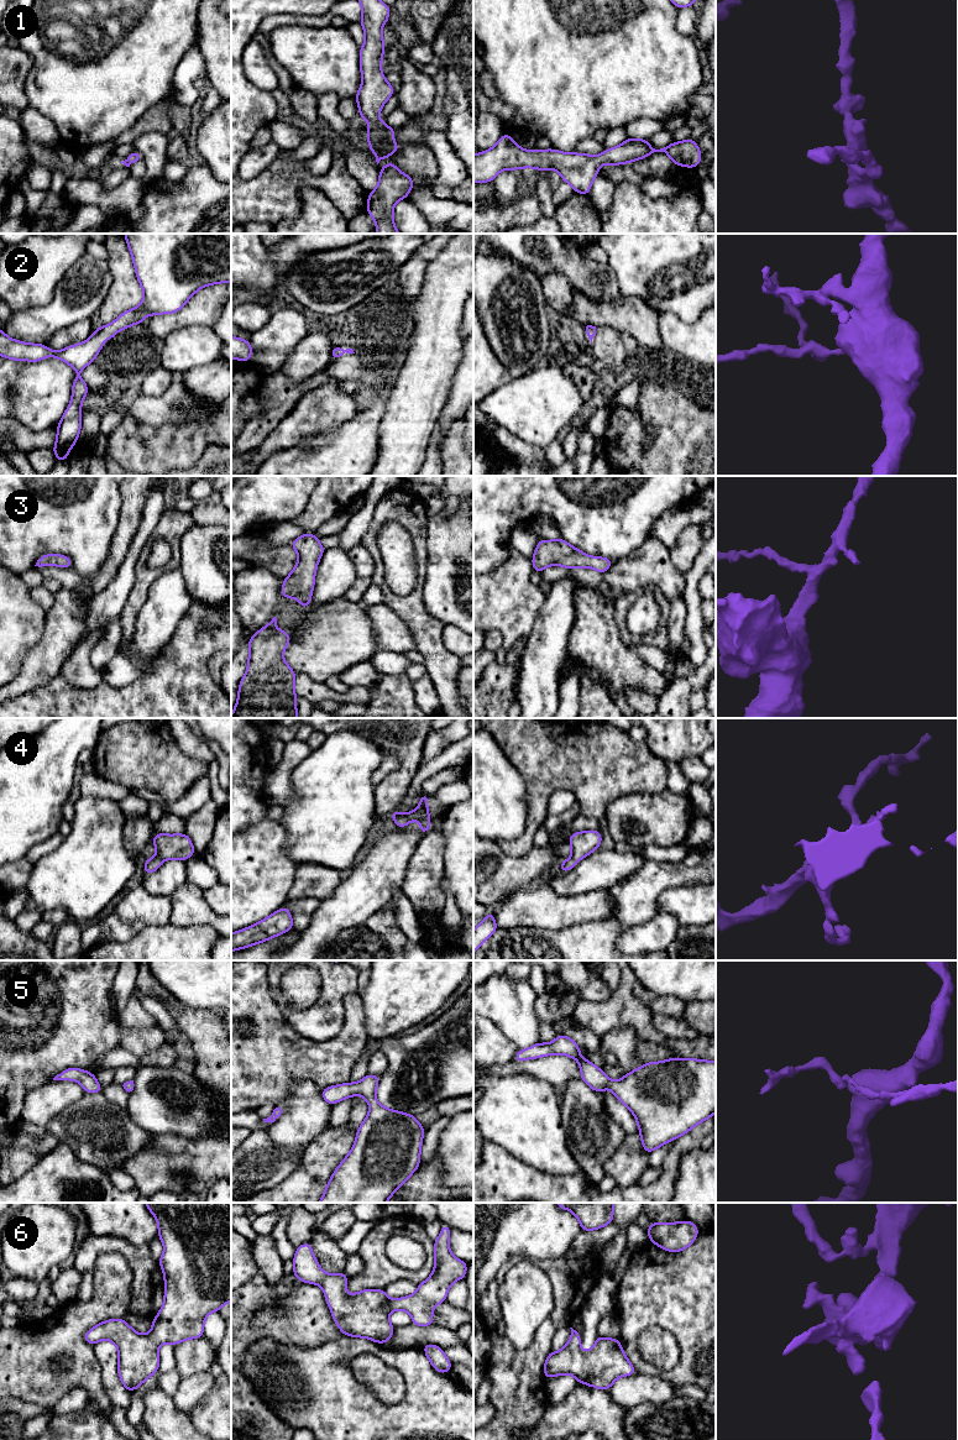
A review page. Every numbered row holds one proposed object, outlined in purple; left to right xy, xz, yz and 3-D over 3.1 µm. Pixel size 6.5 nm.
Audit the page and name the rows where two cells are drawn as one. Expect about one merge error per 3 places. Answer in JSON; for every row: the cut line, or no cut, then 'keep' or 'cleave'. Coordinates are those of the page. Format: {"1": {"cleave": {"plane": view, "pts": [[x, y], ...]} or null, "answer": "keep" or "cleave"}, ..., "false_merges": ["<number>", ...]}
{"1": {"cleave": null, "answer": "keep"}, "2": {"cleave": null, "answer": "keep"}, "3": {"cleave": null, "answer": "keep"}, "4": {"cleave": null, "answer": "keep"}, "5": {"cleave": null, "answer": "keep"}, "6": {"cleave": null, "answer": "keep"}, "false_merges": []}

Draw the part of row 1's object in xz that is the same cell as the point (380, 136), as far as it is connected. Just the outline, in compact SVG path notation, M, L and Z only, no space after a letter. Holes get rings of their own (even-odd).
M358 0L362 6L361 26L365 31L365 43L360 48L360 70L362 73L362 83L355 96L360 110L360 117L368 121L368 130L366 137L370 143L370 151L376 155L377 164L386 157L396 153L402 146L394 143L392 138L396 135L394 129L387 126L377 116L382 110L383 104L394 94L394 88L382 74L382 57L384 53L386 42L382 40L382 27L388 21L391 7L381 0Z

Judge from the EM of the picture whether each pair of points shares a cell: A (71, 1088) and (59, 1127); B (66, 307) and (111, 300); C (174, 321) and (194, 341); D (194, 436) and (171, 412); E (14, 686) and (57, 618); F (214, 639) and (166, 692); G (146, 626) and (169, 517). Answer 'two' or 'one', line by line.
A: two
B: two
C: two
D: two
E: one
F: one
G: two

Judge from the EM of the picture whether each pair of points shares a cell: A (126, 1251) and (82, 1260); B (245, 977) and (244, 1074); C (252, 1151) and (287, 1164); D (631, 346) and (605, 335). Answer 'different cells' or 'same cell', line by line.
A: same cell
B: same cell
C: same cell
D: different cells

